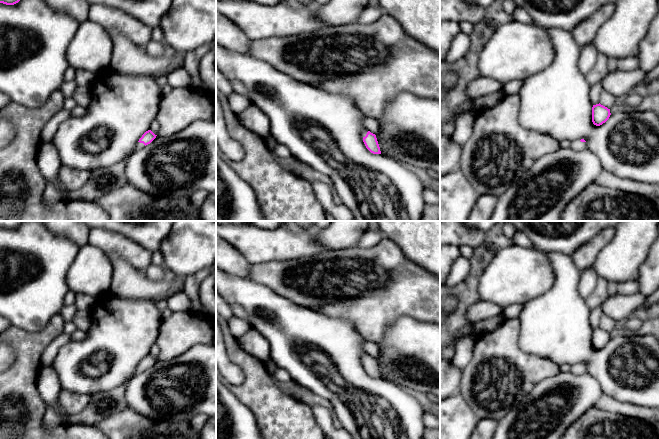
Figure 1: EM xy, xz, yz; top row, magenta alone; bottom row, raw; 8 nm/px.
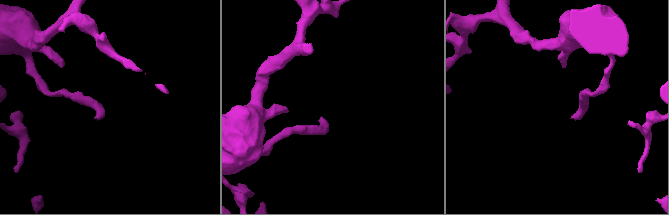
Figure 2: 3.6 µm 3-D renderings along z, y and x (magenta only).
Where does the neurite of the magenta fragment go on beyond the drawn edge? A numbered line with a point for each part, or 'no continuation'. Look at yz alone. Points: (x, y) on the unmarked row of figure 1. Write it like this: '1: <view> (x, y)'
1: yz (577, 369)

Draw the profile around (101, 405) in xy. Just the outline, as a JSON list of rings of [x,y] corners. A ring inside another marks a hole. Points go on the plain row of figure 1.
[[[119,386],[91,395],[87,407],[79,414],[68,415],[67,423],[95,426],[101,420],[126,408],[125,386]]]

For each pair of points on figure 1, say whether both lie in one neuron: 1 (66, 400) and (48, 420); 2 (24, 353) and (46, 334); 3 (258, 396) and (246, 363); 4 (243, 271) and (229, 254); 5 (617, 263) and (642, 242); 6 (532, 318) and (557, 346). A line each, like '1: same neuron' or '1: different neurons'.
1: same neuron
2: same neuron
3: same neuron
4: same neuron
5: same neuron
6: same neuron

